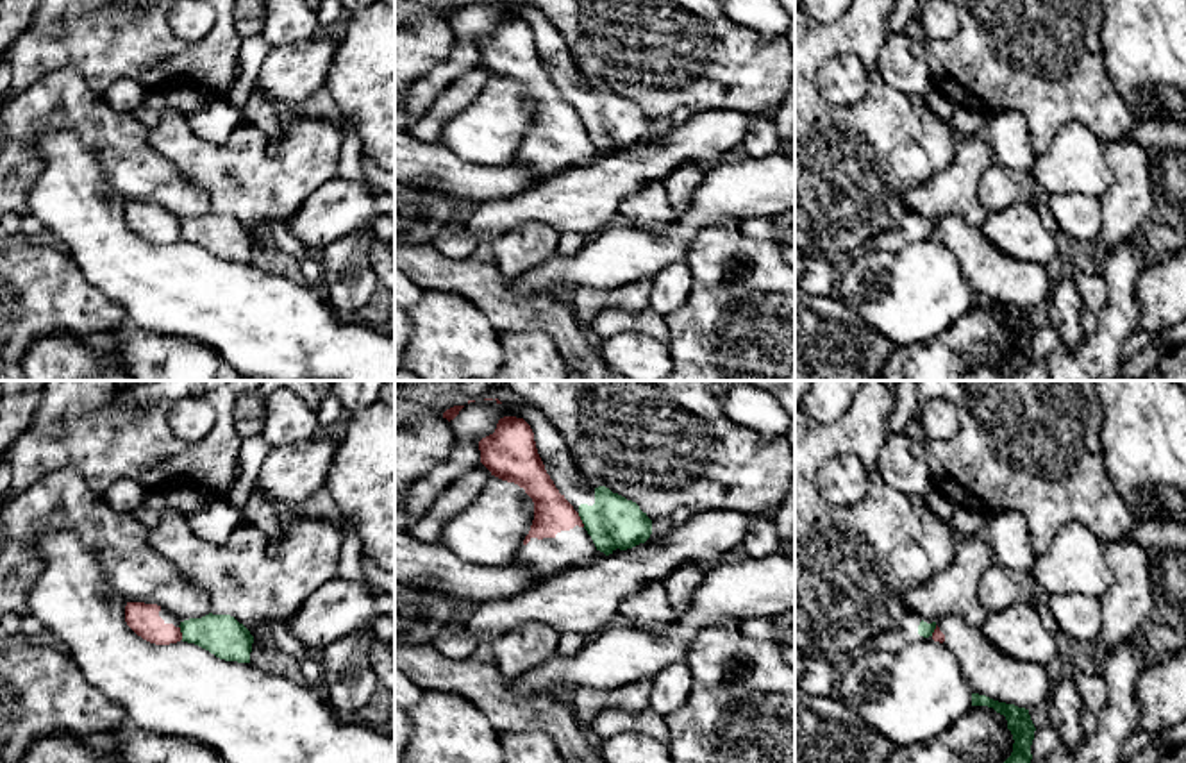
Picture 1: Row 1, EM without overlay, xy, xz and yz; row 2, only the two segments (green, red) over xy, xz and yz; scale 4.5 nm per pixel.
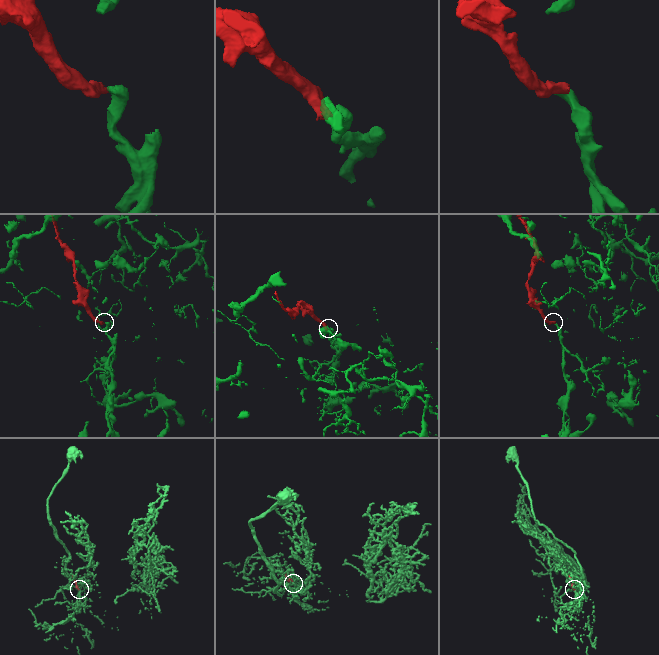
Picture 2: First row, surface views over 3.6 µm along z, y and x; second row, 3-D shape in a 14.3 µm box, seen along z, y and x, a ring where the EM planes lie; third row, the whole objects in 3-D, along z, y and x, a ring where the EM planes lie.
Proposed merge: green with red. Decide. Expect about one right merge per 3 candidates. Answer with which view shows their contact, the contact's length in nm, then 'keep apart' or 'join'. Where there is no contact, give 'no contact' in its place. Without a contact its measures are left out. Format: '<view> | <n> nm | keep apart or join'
xz | 70 nm | keep apart

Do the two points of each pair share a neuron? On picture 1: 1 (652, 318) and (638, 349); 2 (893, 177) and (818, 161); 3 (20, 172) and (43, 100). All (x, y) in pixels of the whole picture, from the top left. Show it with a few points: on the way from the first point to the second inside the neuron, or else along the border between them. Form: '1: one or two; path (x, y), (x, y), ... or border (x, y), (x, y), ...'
1: two; border (604, 338), (624, 333), (645, 333), (667, 345)
2: one; path (876, 168), (836, 168)
3: one; path (18, 154), (18, 125), (25, 118)

